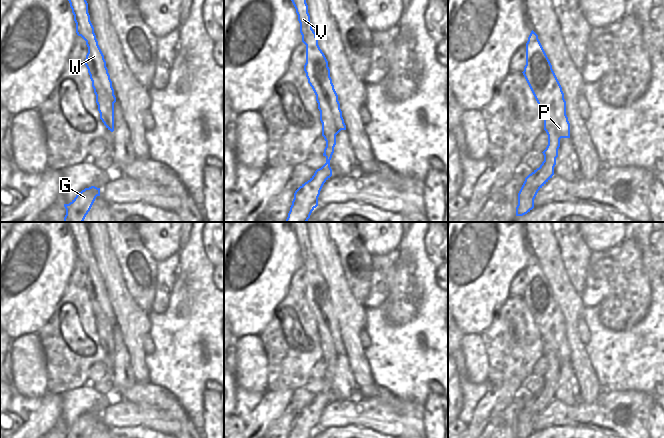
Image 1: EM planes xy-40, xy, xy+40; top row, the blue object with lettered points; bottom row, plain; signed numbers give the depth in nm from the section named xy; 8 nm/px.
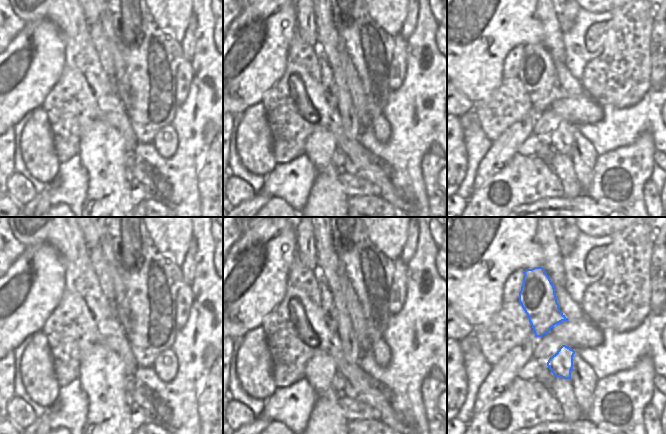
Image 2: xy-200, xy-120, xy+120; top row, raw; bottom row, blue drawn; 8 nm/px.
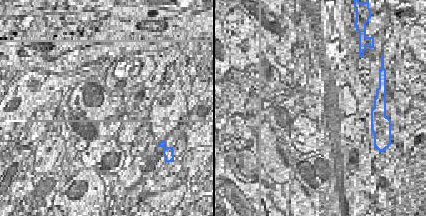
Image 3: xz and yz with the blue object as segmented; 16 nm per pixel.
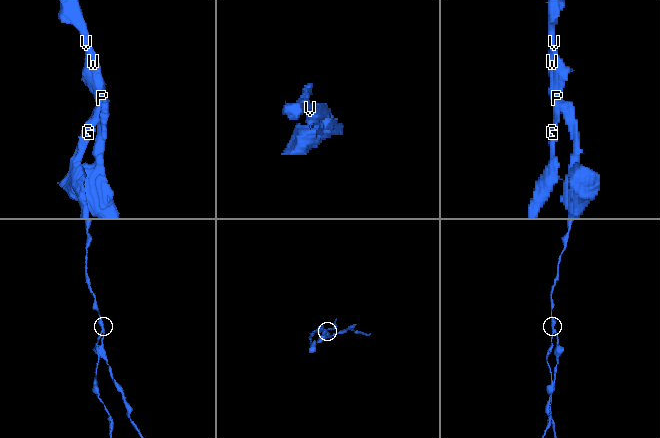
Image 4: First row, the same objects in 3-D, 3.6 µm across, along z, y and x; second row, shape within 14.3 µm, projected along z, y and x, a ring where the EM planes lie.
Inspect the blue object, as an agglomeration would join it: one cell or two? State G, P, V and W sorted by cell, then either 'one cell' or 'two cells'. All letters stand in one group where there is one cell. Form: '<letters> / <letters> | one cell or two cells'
G / P V W | two cells

